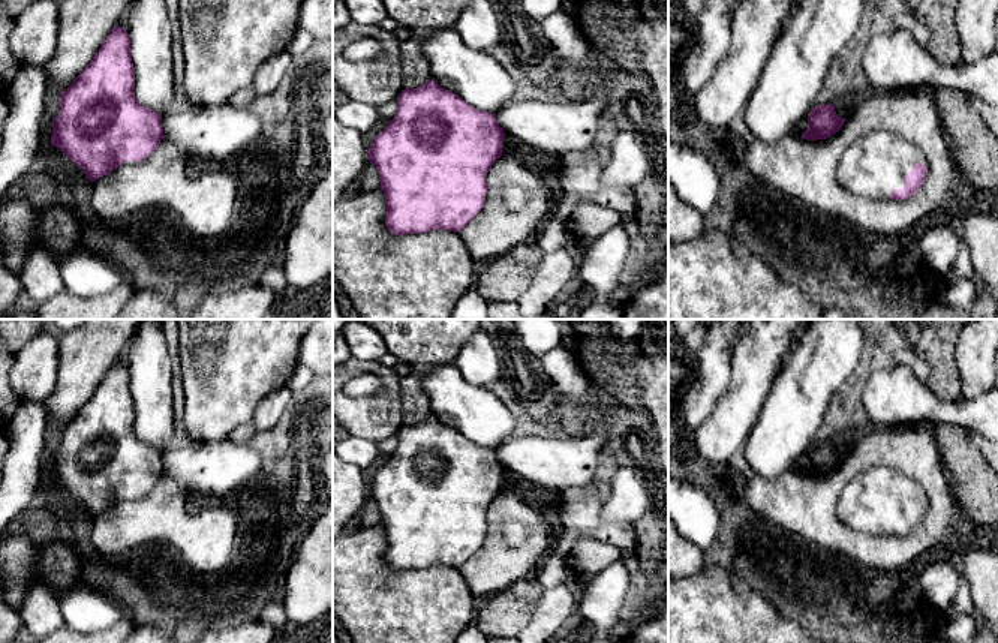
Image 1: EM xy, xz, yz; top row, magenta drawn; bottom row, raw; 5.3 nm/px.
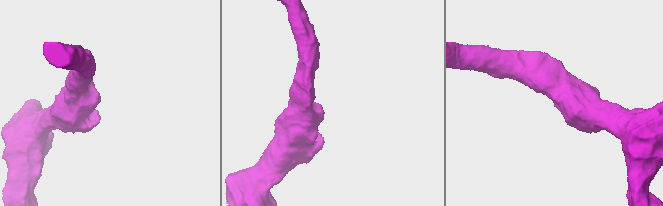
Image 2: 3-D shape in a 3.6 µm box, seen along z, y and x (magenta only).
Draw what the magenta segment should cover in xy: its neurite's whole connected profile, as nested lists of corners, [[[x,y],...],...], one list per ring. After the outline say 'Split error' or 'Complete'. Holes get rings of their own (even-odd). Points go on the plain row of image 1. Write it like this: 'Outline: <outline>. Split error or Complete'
Outline: [[[115,361],[93,396],[60,430],[60,447],[52,457],[51,481],[61,486],[93,519],[123,498],[142,498],[165,475],[162,451],[142,442],[133,429],[135,403],[127,366]]]. Complete

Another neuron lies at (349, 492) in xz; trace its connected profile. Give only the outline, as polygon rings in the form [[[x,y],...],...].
[[[333,438],[333,540],[357,519],[369,498],[361,469],[343,462],[336,447],[337,441]]]

